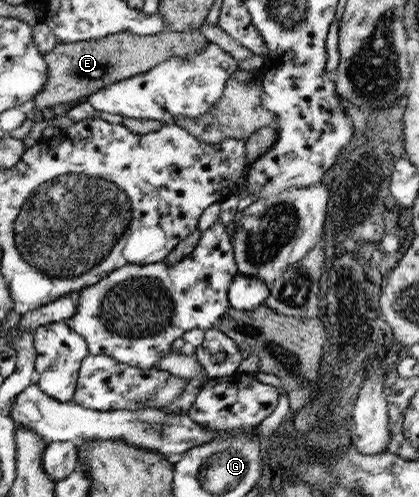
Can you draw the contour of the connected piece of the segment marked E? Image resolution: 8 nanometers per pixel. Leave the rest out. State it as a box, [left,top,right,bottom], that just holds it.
[31,30,210,114]

